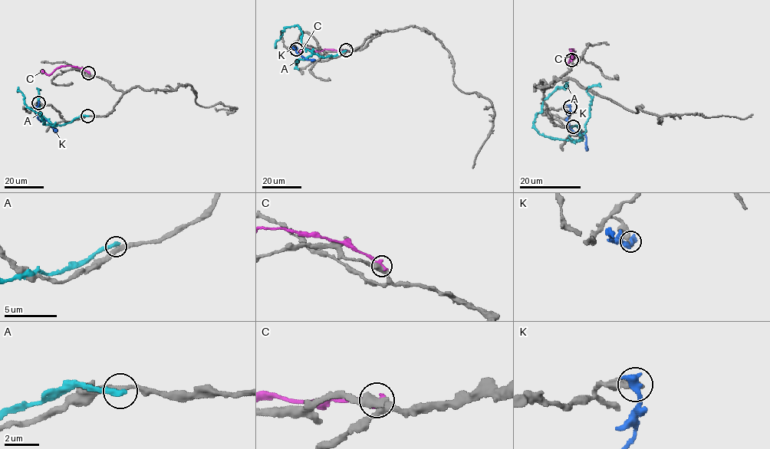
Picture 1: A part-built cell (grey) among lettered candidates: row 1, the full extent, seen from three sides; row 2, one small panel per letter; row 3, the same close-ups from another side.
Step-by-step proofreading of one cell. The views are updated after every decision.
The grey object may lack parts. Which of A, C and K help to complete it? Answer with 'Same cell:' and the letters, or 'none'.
Same cell: none

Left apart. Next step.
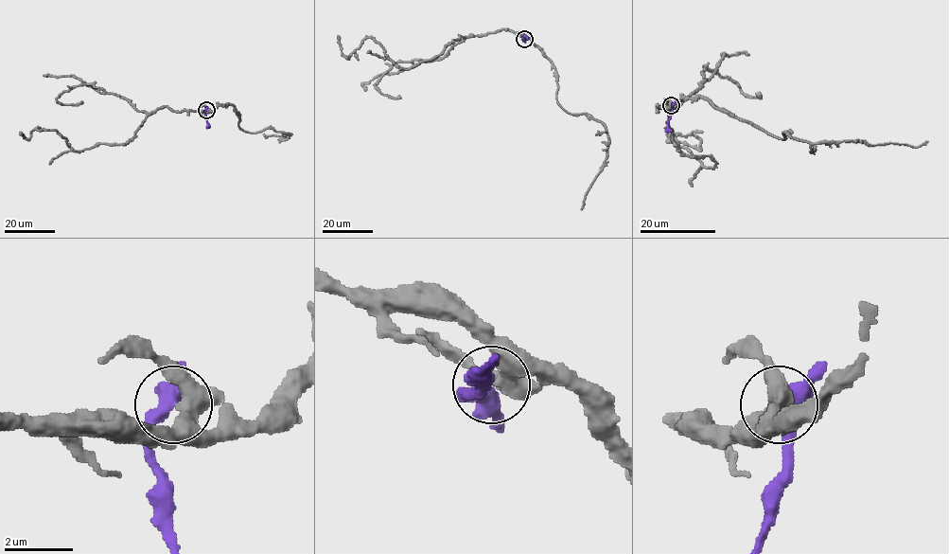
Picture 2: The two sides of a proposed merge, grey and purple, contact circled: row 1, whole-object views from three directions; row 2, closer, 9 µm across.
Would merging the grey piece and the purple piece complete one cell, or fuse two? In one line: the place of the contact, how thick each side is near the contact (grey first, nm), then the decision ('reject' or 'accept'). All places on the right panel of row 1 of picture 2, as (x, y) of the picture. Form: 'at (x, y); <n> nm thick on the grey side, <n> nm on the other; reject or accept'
at (671, 105); 380 nm thick on the grey side, 400 nm on the other; reject

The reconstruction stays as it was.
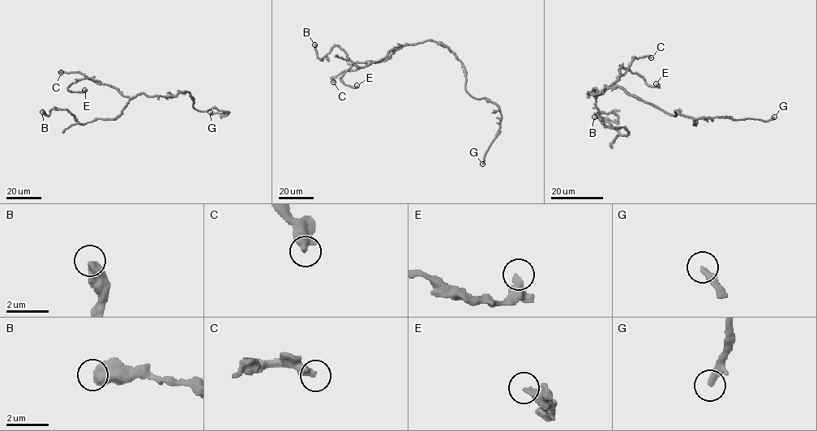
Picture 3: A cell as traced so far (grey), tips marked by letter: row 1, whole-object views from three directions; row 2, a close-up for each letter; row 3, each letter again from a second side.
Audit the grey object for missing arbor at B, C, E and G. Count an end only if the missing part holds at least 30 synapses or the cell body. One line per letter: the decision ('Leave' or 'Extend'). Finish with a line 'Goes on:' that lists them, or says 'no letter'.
B: Leave
C: Leave
E: Leave
G: Extend
Goes on: G

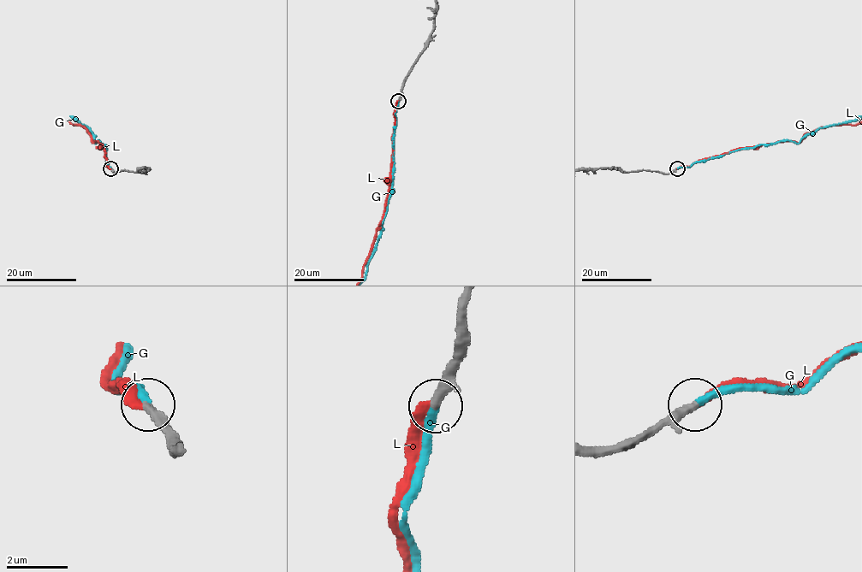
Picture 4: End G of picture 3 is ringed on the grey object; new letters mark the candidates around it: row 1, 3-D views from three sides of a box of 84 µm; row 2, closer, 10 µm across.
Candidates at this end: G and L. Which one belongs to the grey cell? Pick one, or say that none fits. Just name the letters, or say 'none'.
G

